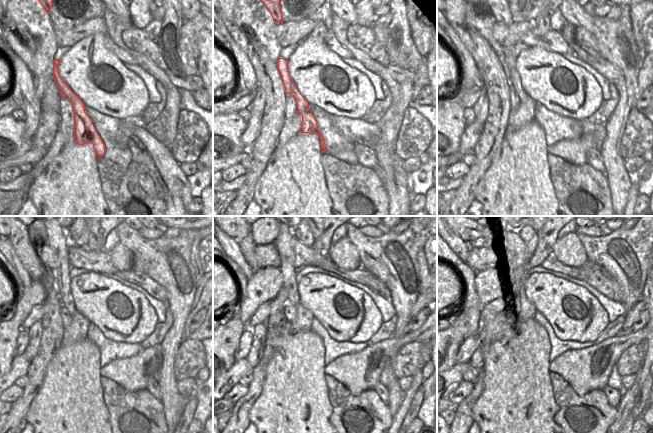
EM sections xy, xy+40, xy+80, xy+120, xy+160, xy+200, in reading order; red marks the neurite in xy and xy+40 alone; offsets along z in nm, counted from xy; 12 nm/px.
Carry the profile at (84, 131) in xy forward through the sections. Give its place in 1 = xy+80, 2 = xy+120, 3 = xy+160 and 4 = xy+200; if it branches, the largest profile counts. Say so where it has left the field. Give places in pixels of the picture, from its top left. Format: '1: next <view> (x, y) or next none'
1: next xy+80 (512, 75)
2: next xy+120 (58, 238)
3: next xy+160 (284, 242)
4: next xy+200 (519, 294)

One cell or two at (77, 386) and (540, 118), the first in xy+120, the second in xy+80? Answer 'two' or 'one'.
two

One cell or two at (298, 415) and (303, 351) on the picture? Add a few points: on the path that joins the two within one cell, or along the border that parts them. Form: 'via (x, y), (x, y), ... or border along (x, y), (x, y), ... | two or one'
via (298, 399), (298, 392), (301, 389), (301, 367) | one

